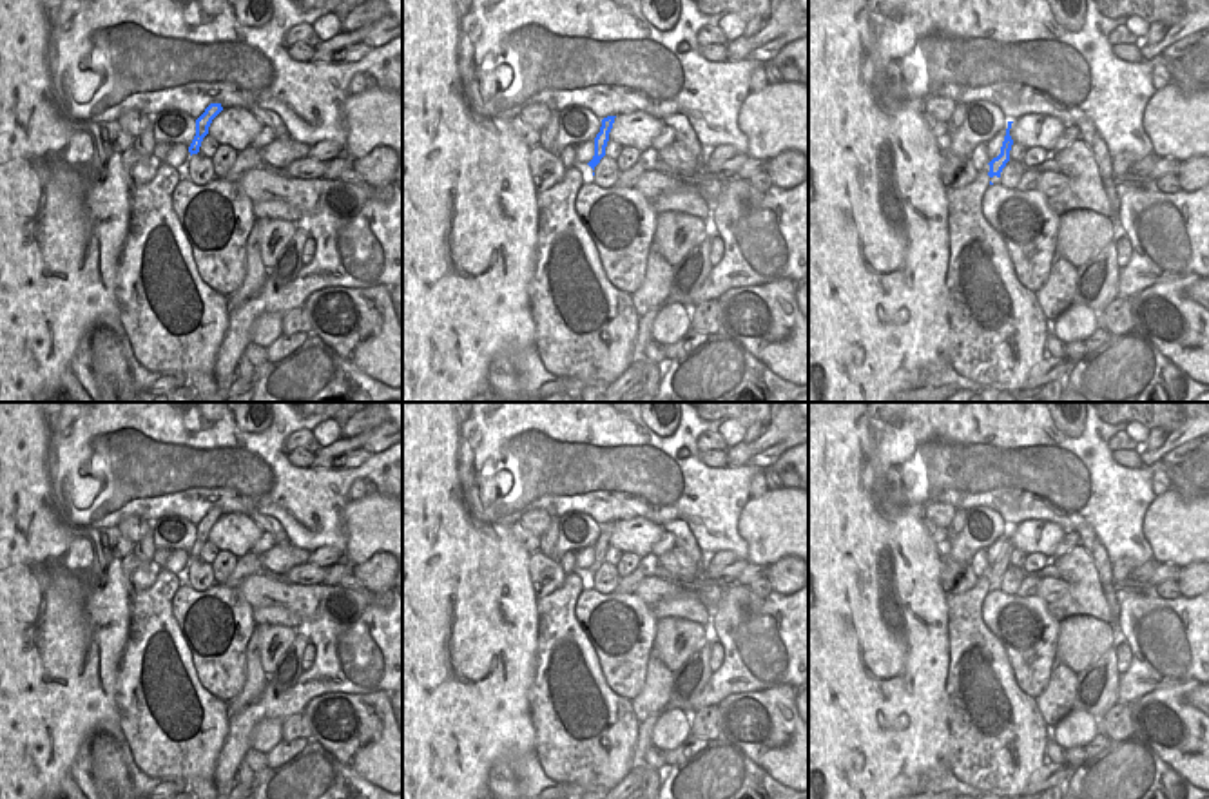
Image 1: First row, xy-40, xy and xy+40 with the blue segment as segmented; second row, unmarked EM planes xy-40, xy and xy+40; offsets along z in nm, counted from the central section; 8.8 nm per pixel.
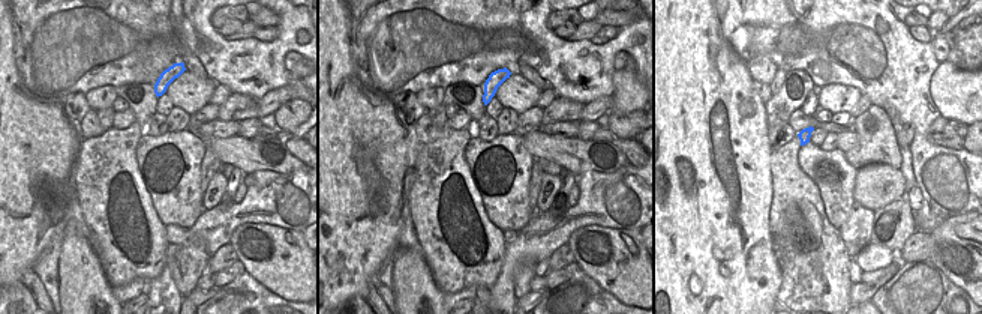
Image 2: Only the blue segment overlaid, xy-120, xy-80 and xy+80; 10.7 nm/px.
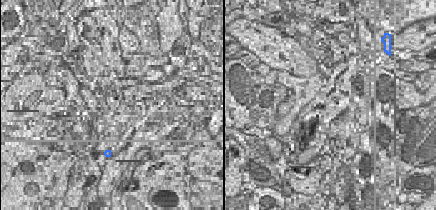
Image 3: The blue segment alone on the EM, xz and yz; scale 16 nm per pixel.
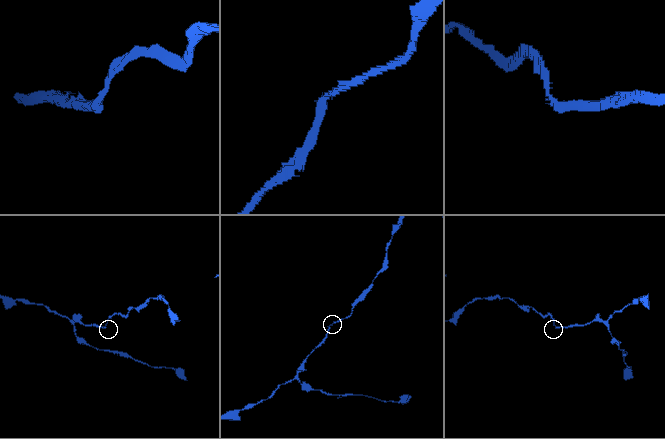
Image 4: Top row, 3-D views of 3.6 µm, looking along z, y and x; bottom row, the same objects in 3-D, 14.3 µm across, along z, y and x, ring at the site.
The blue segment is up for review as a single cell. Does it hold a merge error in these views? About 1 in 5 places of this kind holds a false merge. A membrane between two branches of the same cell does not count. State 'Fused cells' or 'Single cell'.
Single cell.

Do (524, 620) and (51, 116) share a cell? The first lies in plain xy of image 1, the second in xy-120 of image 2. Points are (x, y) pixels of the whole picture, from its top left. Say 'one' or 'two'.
one

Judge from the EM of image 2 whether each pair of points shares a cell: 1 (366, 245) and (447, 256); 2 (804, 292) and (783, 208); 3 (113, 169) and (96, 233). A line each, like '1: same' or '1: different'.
1: different
2: same
3: same

